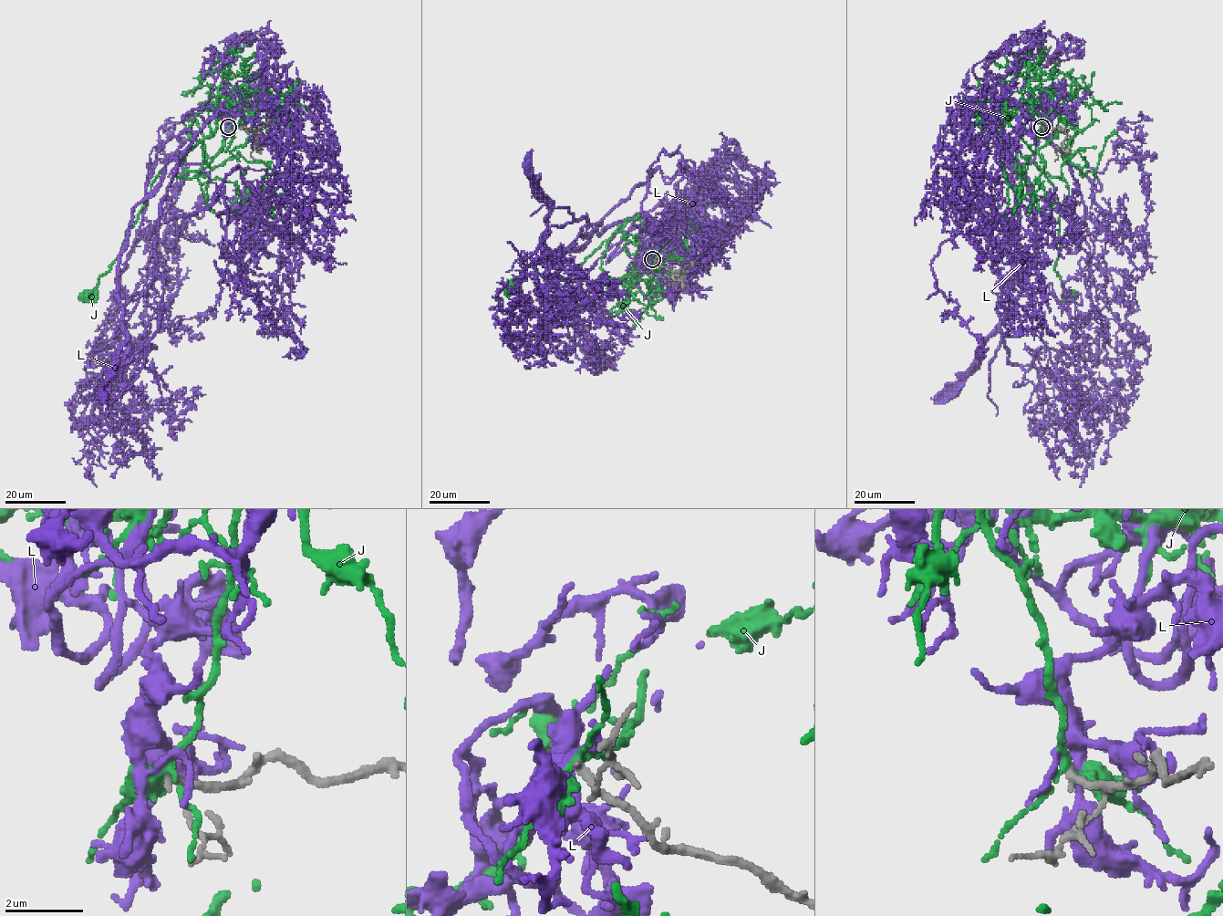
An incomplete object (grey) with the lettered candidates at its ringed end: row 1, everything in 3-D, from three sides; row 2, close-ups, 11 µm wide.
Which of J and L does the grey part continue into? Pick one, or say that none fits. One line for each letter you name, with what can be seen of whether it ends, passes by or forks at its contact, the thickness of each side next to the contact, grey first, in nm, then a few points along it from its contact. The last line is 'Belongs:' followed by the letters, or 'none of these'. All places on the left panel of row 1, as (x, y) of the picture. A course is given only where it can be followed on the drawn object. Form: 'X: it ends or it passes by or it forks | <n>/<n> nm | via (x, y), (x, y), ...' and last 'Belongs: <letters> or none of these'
Belongs: none of these

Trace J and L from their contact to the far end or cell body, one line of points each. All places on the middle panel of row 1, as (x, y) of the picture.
J: (653, 260), (658, 252), (641, 245), (641, 216), (637, 215), (624, 223), (568, 278), (534, 273), (508, 287)
L: (653, 260), (614, 255), (639, 215), (585, 235), (648, 169), (648, 191), (715, 251), (697, 231)

